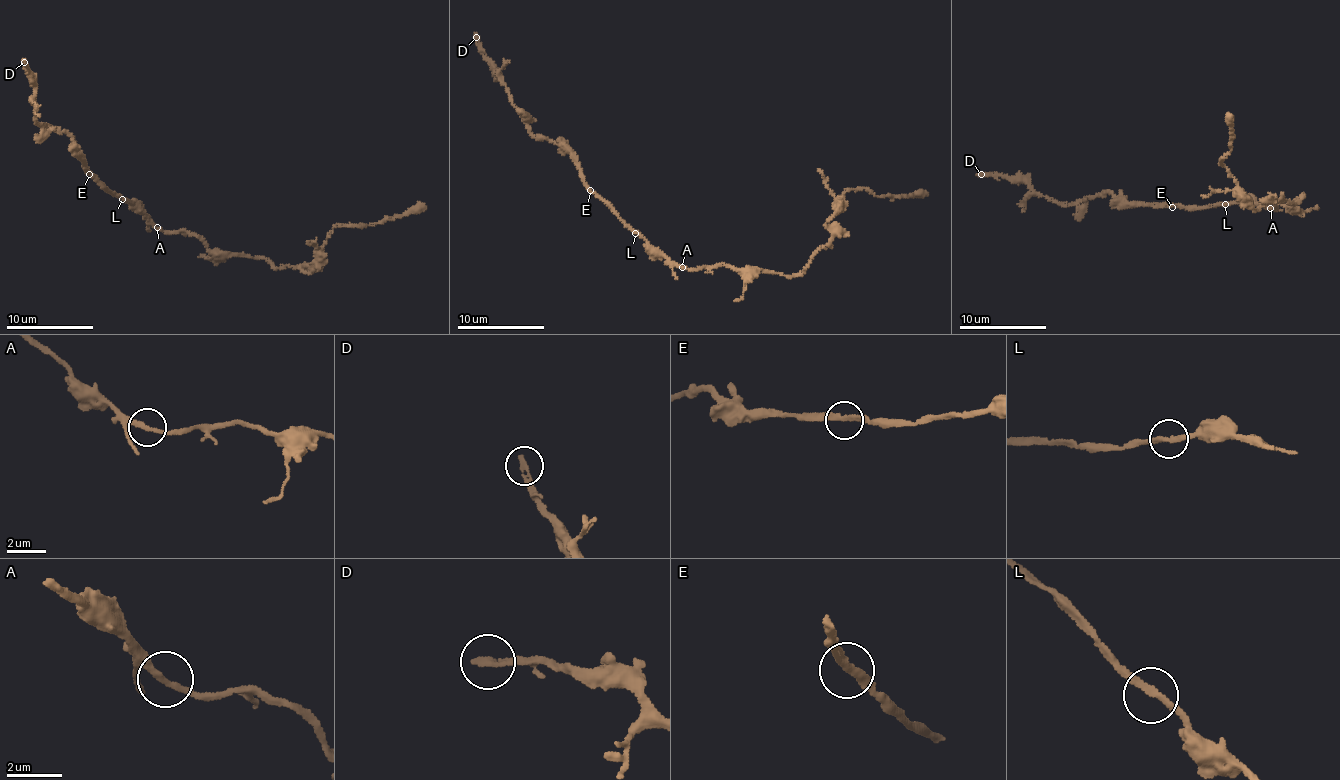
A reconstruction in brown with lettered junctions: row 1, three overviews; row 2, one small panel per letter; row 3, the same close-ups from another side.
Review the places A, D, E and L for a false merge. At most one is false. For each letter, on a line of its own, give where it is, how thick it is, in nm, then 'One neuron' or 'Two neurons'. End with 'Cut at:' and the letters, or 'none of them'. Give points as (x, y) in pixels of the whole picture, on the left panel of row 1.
A: Place: (157, 227). Thickness 240 nm. One neuron
D: Place: (24, 62). Thickness 280 nm. One neuron
E: Place: (89, 174). Thickness 240 nm. One neuron
L: Place: (122, 199). Thickness 240 nm. One neuron
Cut at: none of them

